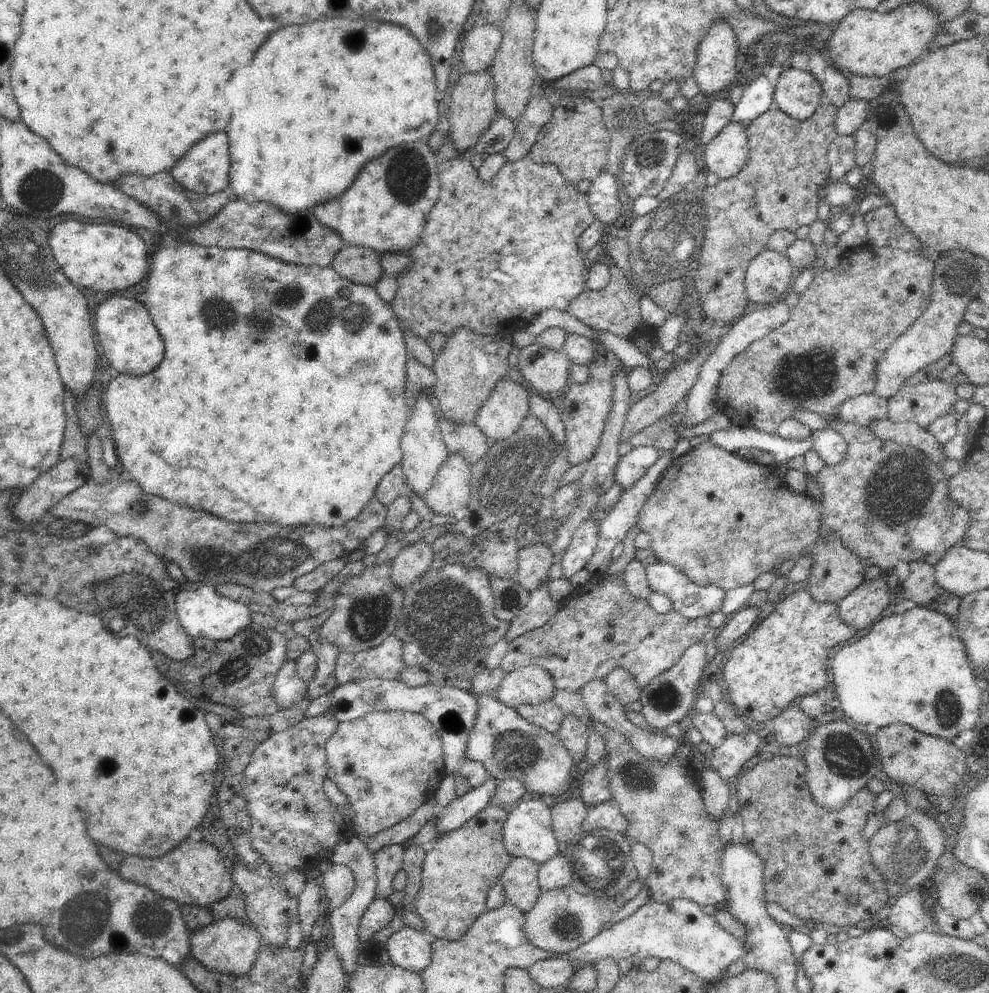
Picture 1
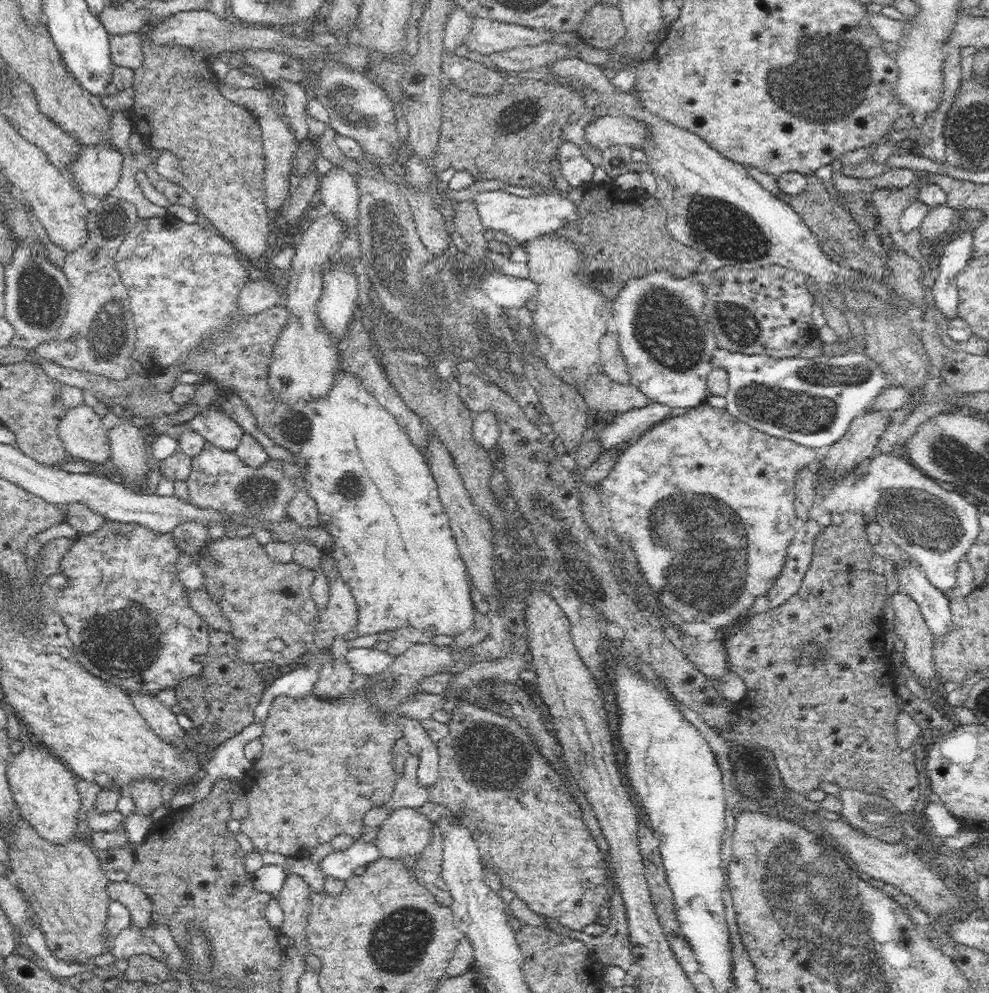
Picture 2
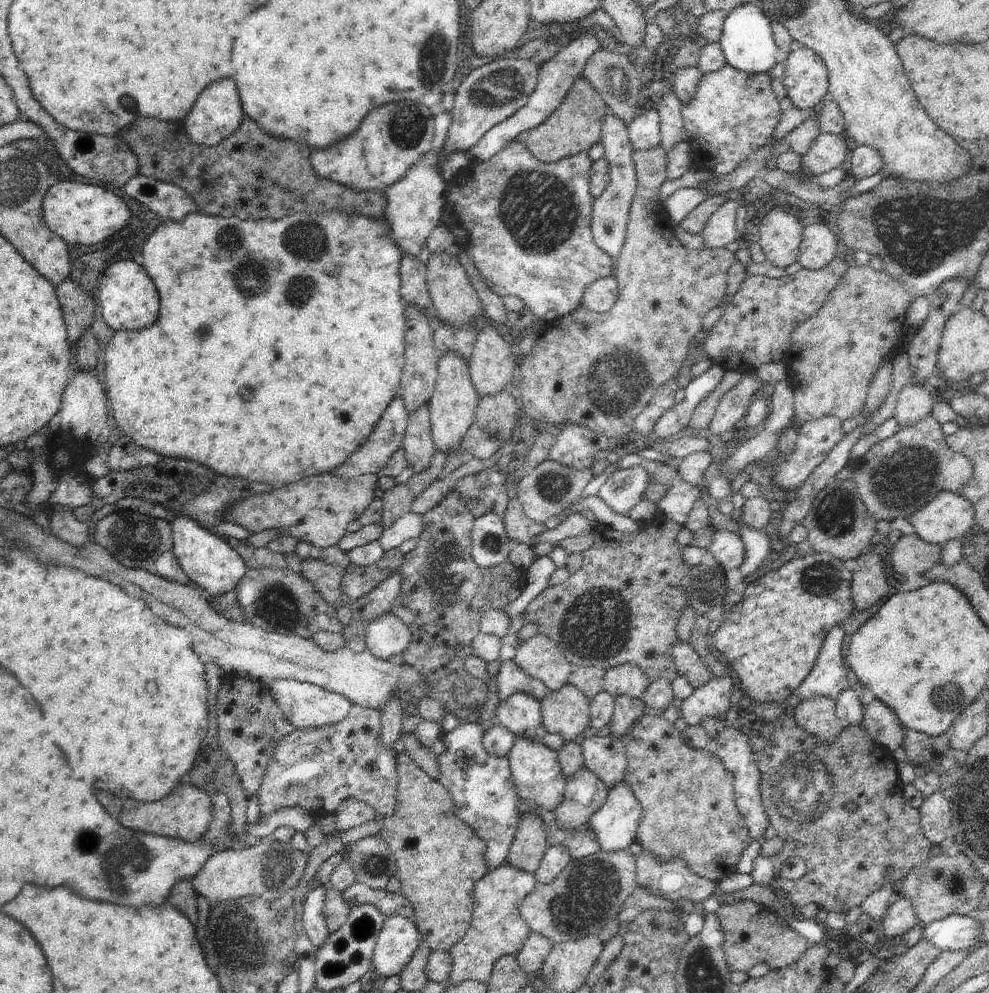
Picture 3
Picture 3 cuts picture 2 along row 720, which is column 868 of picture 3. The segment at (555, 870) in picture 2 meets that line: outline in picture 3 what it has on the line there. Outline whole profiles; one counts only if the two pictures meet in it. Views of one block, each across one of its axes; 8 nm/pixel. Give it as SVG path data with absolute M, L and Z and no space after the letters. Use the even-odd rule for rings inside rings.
M928 415L916 424L901 427L895 435L872 445L861 458L852 460L848 464L854 468L851 479L867 514L877 522L892 522L898 518L906 518L909 522L913 514L939 492L958 495L972 478L973 462L952 450L946 437L936 417Z

